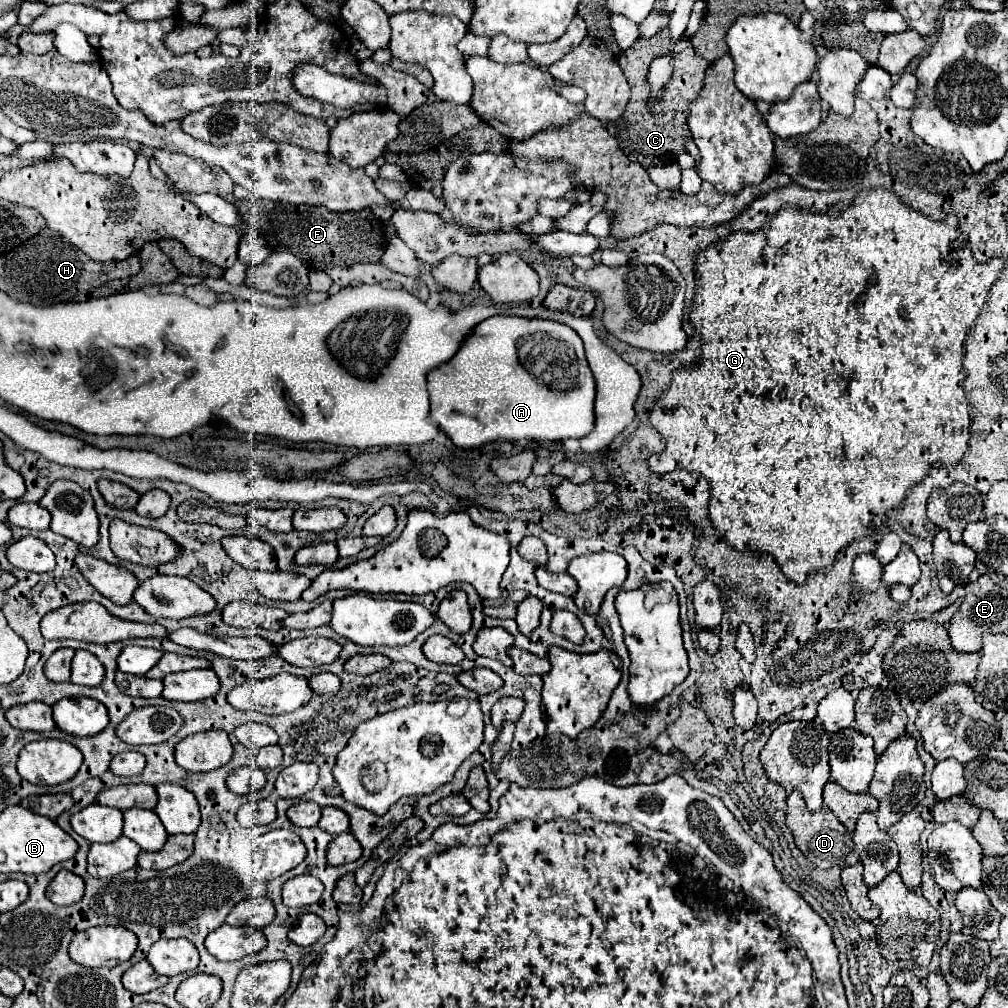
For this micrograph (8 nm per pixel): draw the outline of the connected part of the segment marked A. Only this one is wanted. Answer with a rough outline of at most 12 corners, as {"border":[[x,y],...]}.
{"border":[[492,316],[428,372],[456,446],[582,438],[594,376],[554,320]]}

